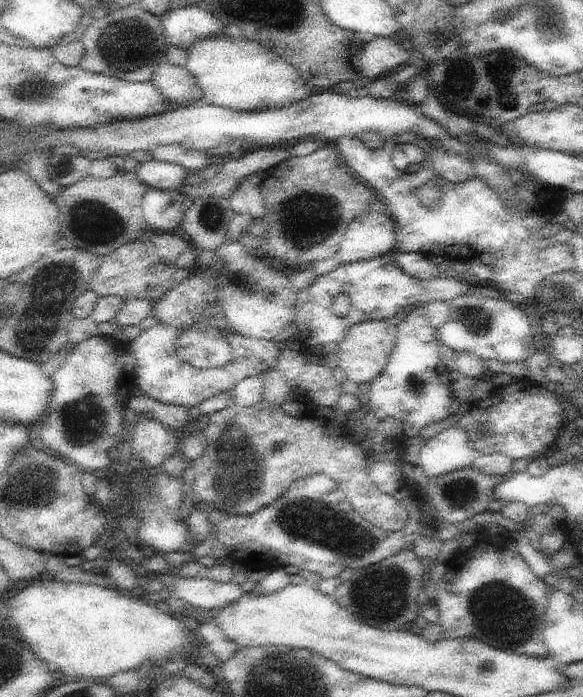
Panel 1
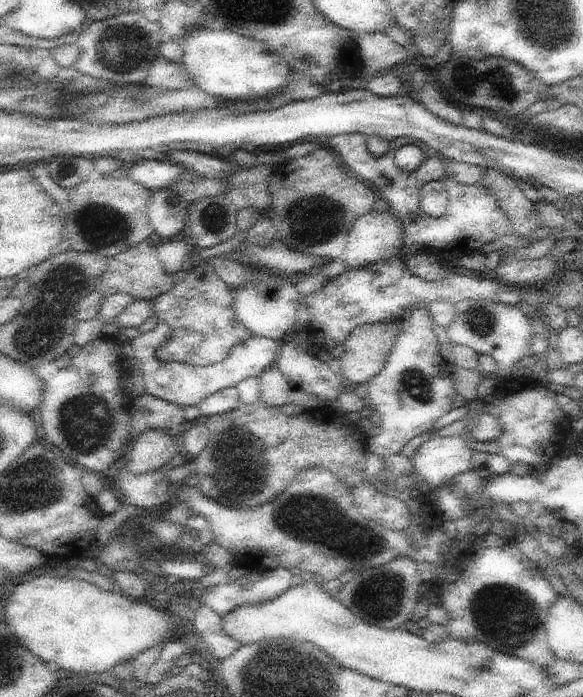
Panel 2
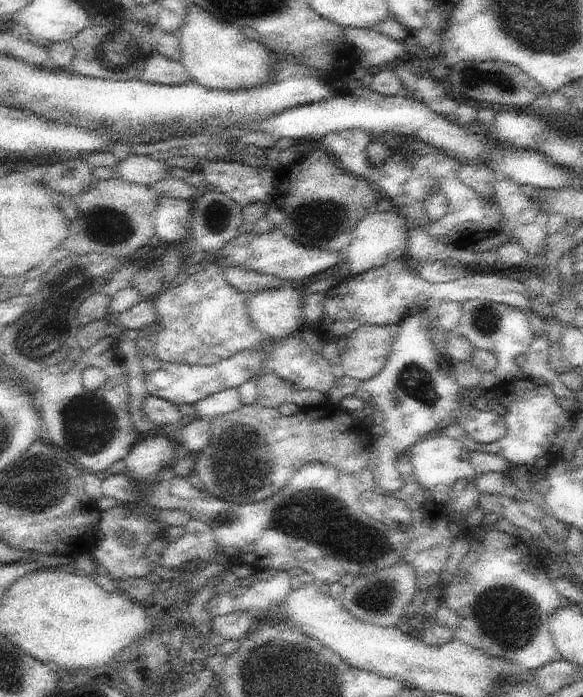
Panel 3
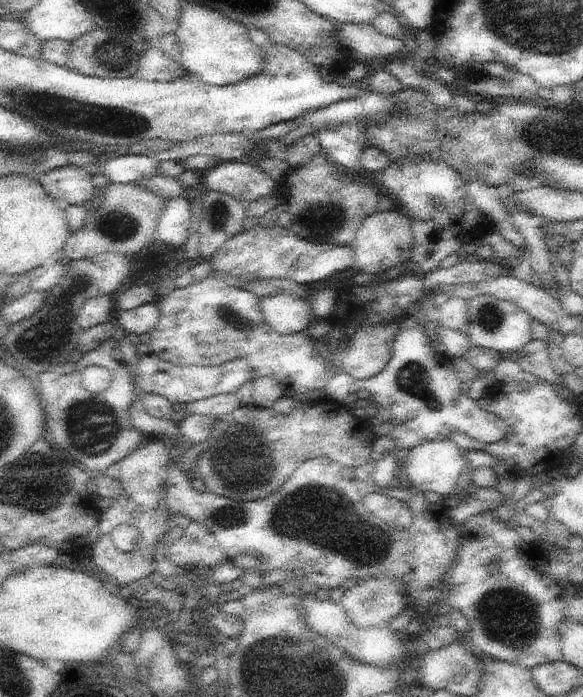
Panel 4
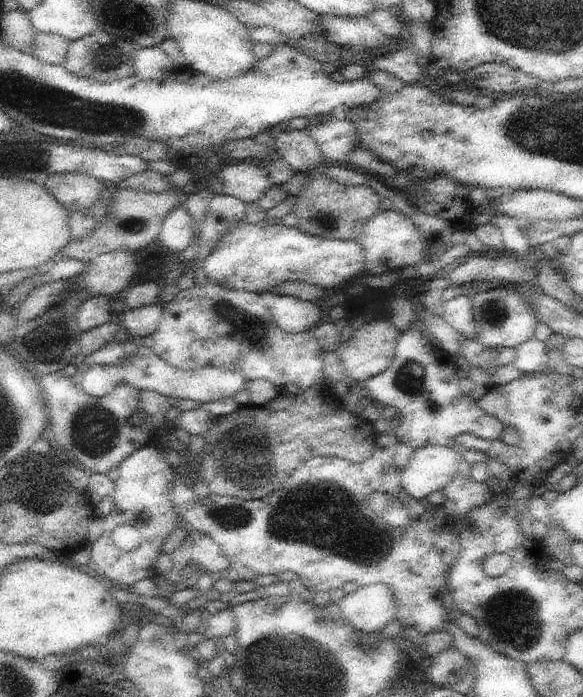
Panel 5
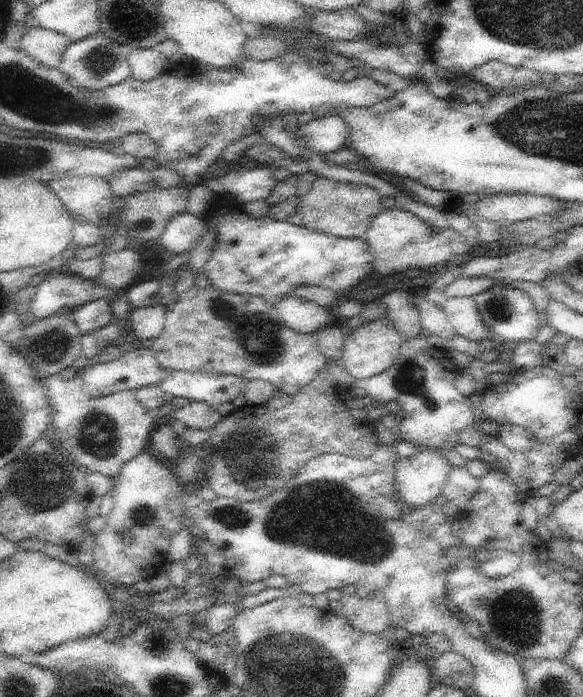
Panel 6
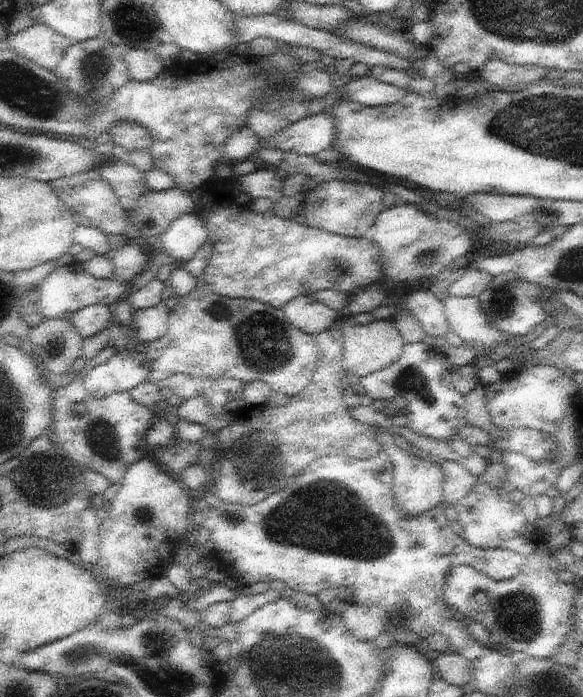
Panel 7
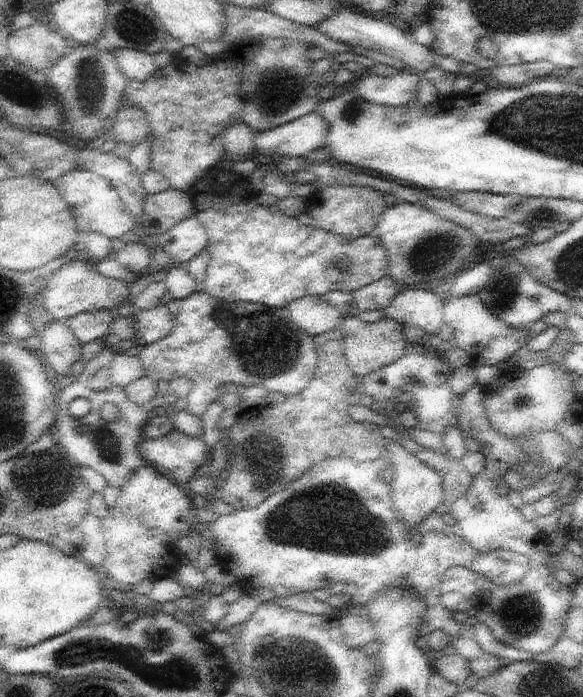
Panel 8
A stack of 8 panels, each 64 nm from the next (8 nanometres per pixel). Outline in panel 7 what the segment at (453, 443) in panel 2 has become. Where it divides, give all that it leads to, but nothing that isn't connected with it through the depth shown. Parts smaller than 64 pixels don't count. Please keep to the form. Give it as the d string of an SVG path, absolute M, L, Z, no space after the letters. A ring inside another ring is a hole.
M376 424L378 438L383 450L390 456L394 464L393 492L395 504L404 510L404 514L418 516L427 514L428 510L443 505L443 486L445 482L444 470L440 468L440 462L434 462L432 458L420 458L414 454L408 454L406 450L400 449L394 440L392 430L384 430Z

